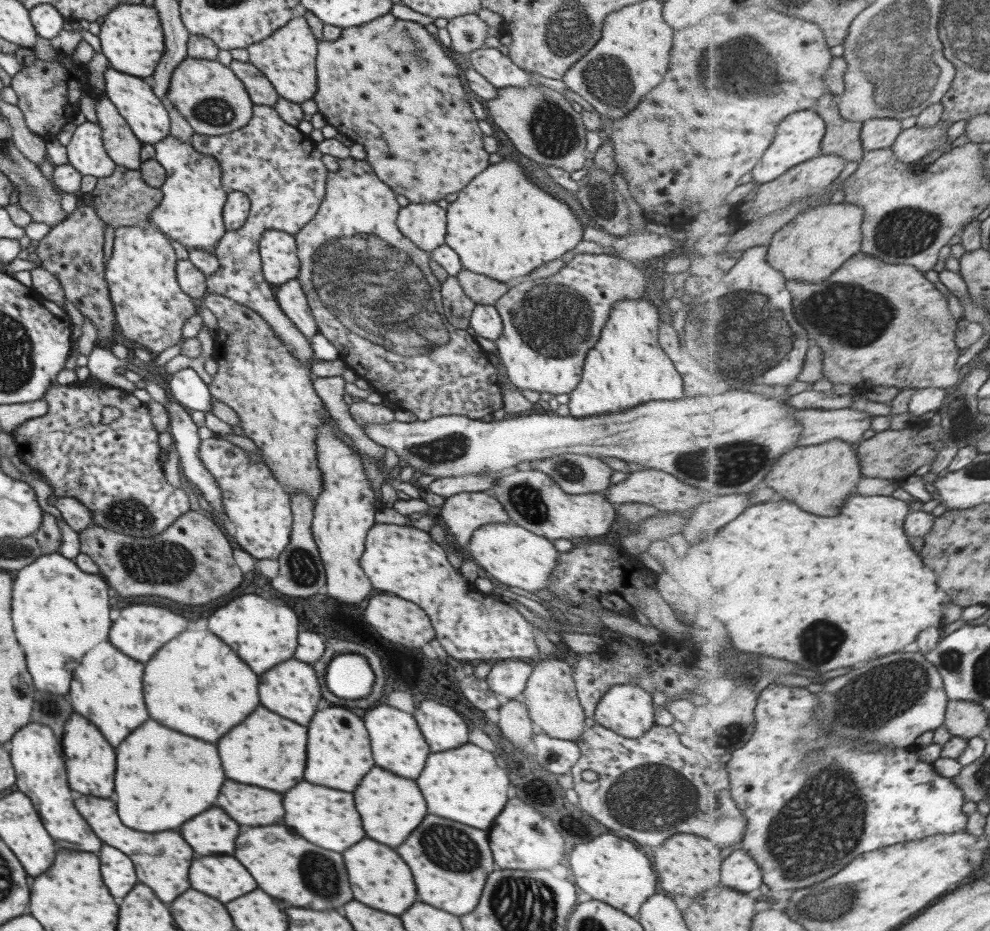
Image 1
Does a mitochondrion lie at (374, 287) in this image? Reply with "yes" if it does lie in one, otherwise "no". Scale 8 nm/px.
yes

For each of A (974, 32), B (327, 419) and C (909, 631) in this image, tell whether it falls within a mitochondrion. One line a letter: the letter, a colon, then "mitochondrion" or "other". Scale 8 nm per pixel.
A: mitochondrion
B: other
C: other

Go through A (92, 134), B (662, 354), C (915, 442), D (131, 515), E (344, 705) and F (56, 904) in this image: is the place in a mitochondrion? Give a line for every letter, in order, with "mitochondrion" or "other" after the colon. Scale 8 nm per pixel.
A: other
B: other
C: other
D: mitochondrion
E: other
F: other

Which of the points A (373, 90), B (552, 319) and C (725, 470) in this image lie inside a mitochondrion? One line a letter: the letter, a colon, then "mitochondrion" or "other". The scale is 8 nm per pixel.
A: other
B: mitochondrion
C: mitochondrion

